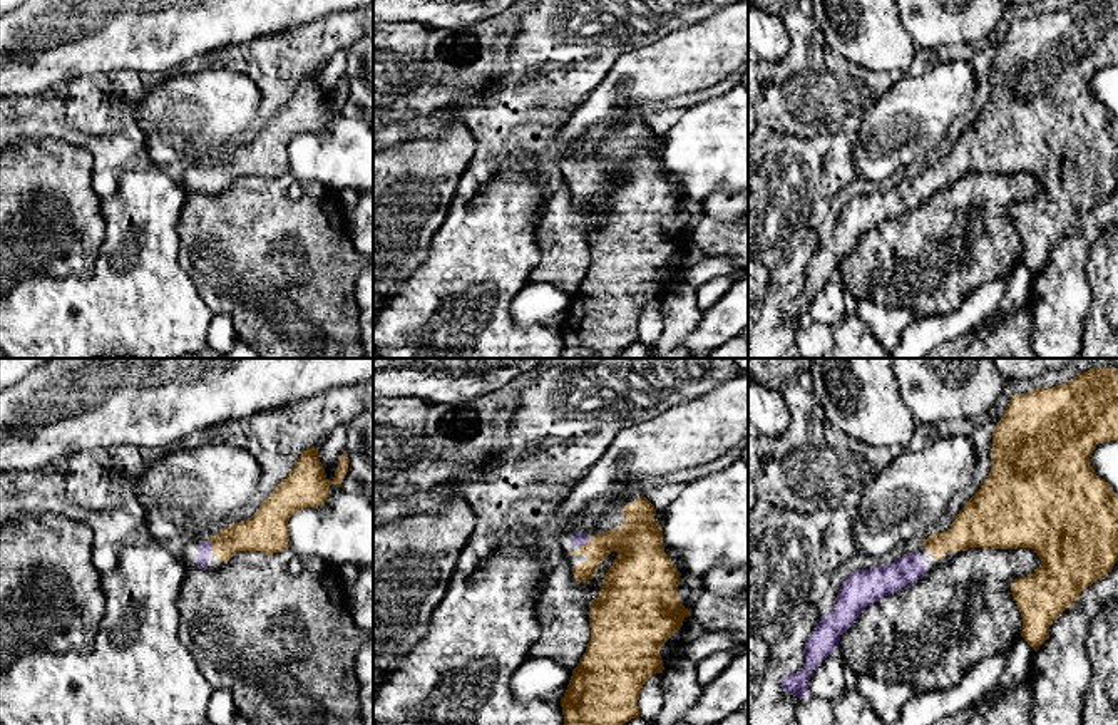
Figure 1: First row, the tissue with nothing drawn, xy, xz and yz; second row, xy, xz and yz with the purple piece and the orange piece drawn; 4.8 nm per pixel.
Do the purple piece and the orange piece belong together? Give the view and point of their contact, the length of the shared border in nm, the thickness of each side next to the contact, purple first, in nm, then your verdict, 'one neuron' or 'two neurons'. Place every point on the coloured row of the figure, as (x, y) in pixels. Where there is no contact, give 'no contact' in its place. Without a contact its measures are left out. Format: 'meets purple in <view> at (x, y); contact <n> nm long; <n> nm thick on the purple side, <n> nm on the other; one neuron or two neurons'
meets purple in xz at (584, 543); contact 60 nm long; 60 nm thick on the purple side, 220 nm on the other; one neuron

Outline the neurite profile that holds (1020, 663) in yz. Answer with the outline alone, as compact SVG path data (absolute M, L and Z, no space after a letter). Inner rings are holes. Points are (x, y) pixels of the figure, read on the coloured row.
M1014 636L1011 645L1011 655L1006 663L1006 668L997 681L1003 690L1011 690L1019 681L1031 676L1034 650L1021 636Z

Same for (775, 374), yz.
M748 358L751 380L783 390L788 382L807 382L817 358Z

